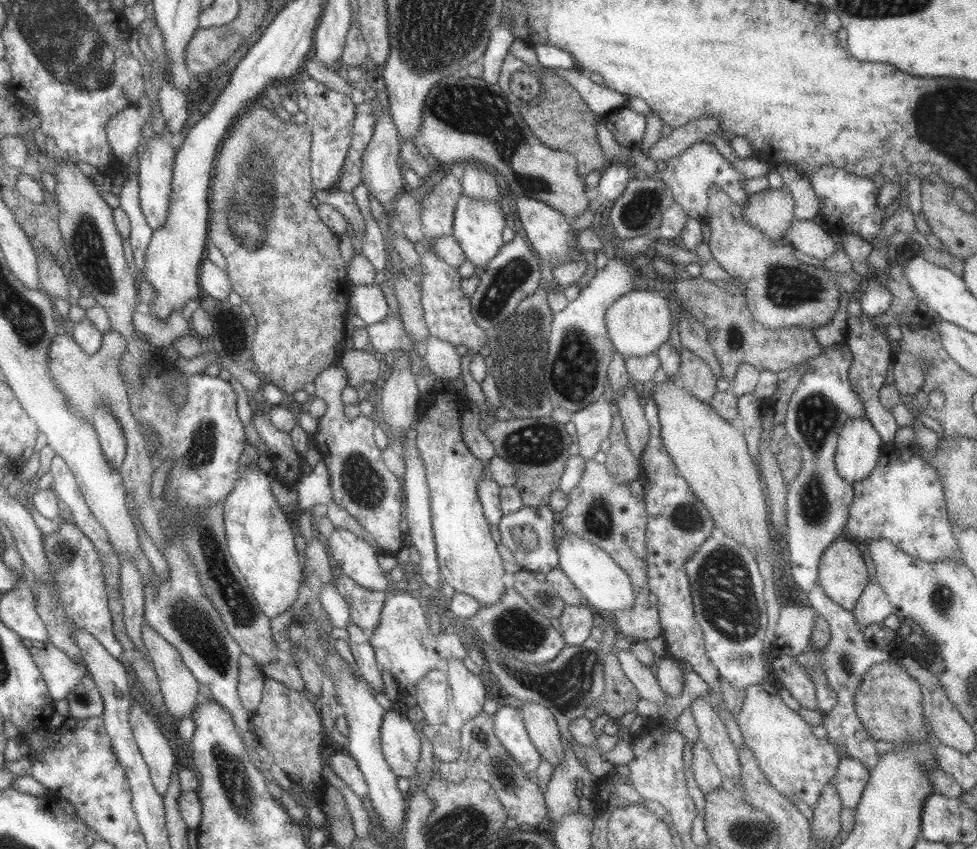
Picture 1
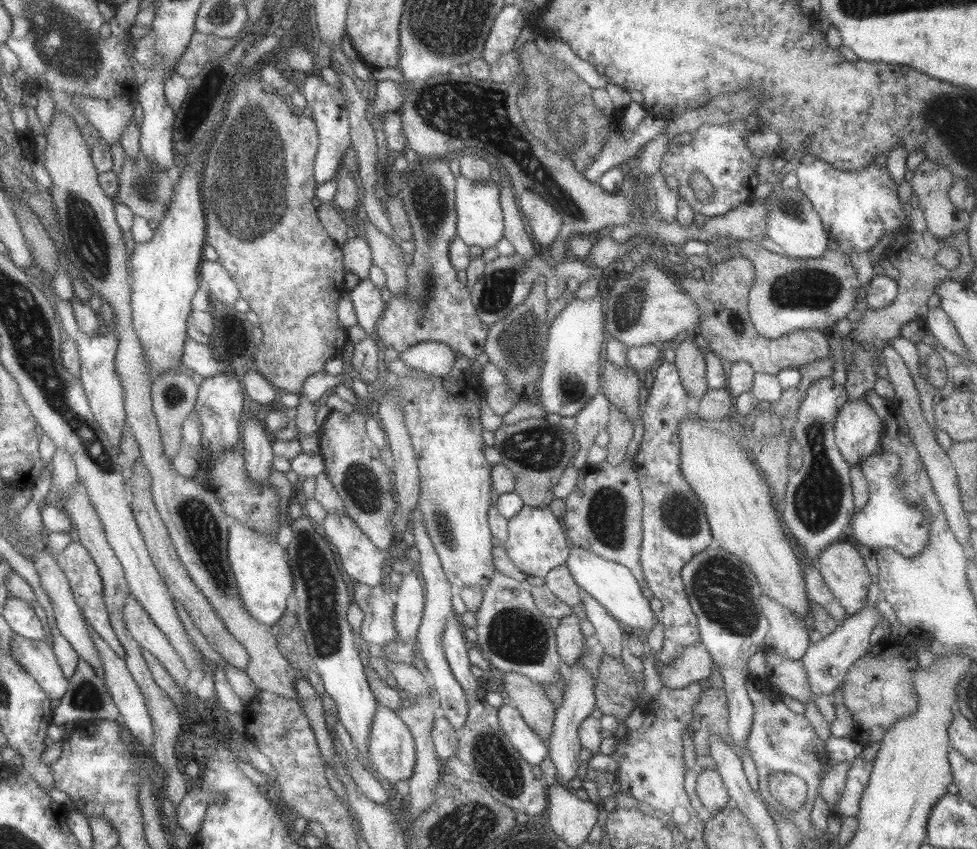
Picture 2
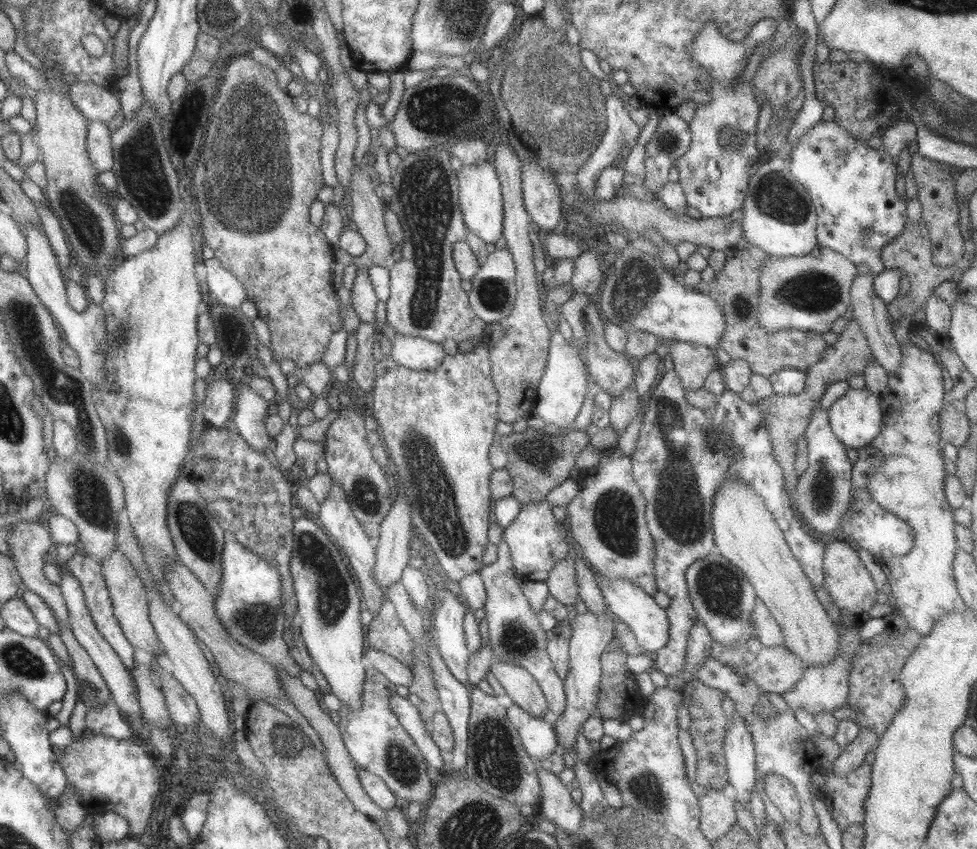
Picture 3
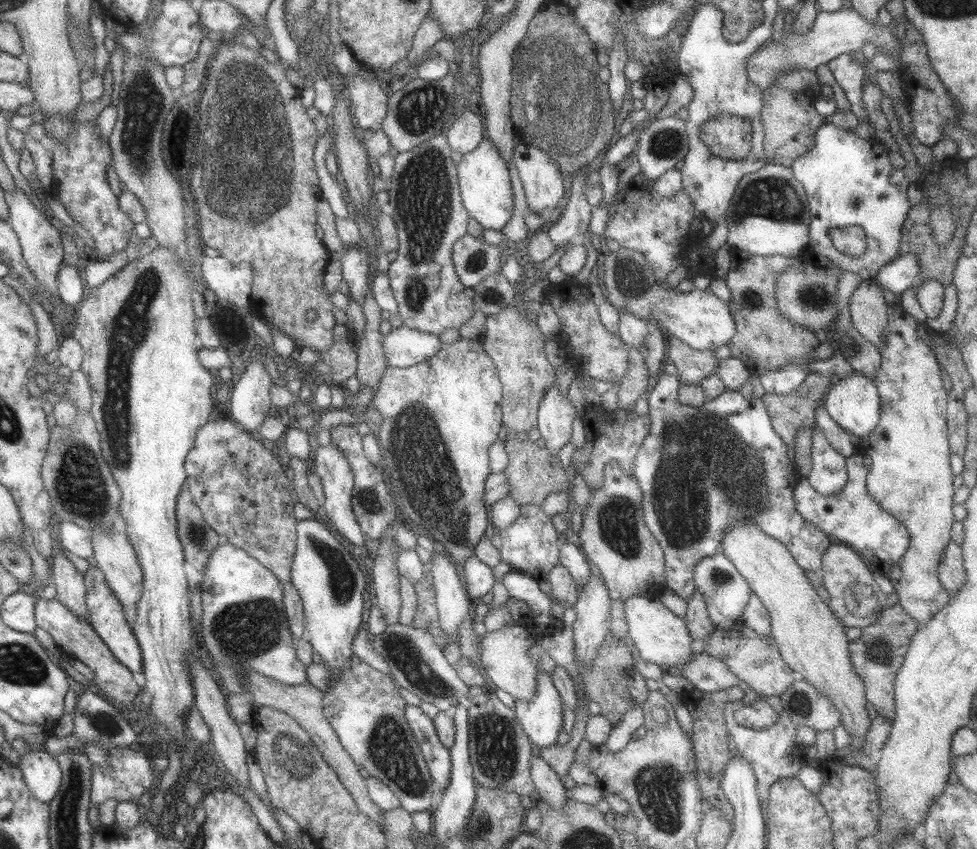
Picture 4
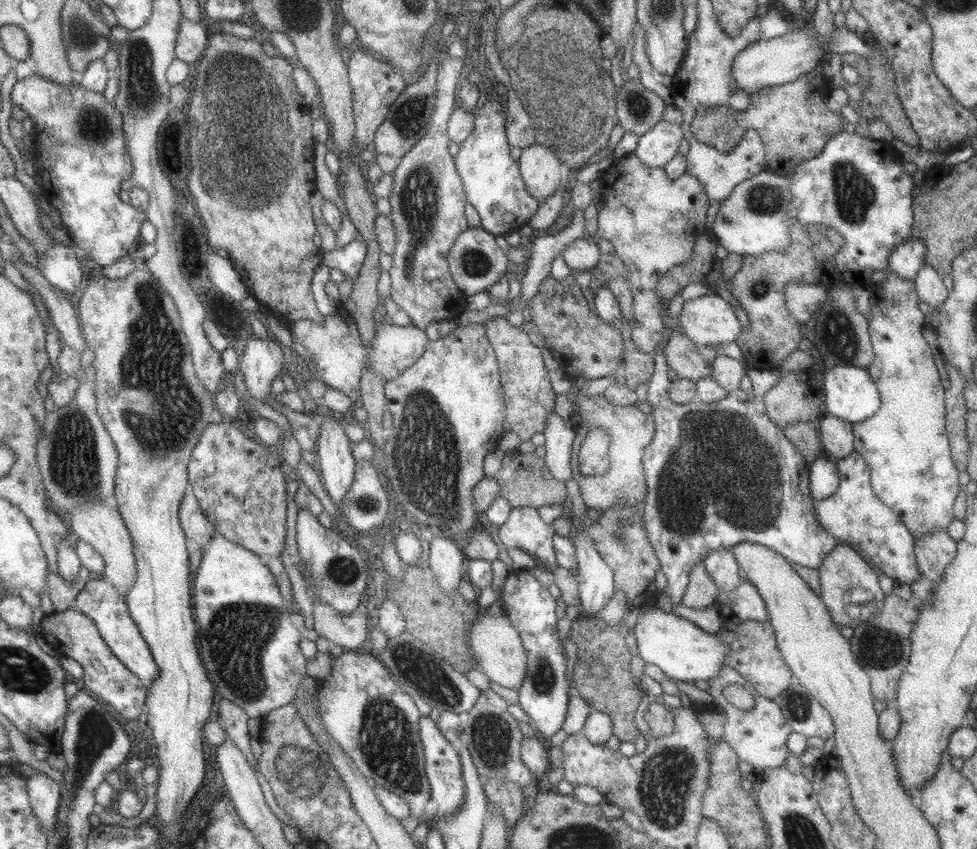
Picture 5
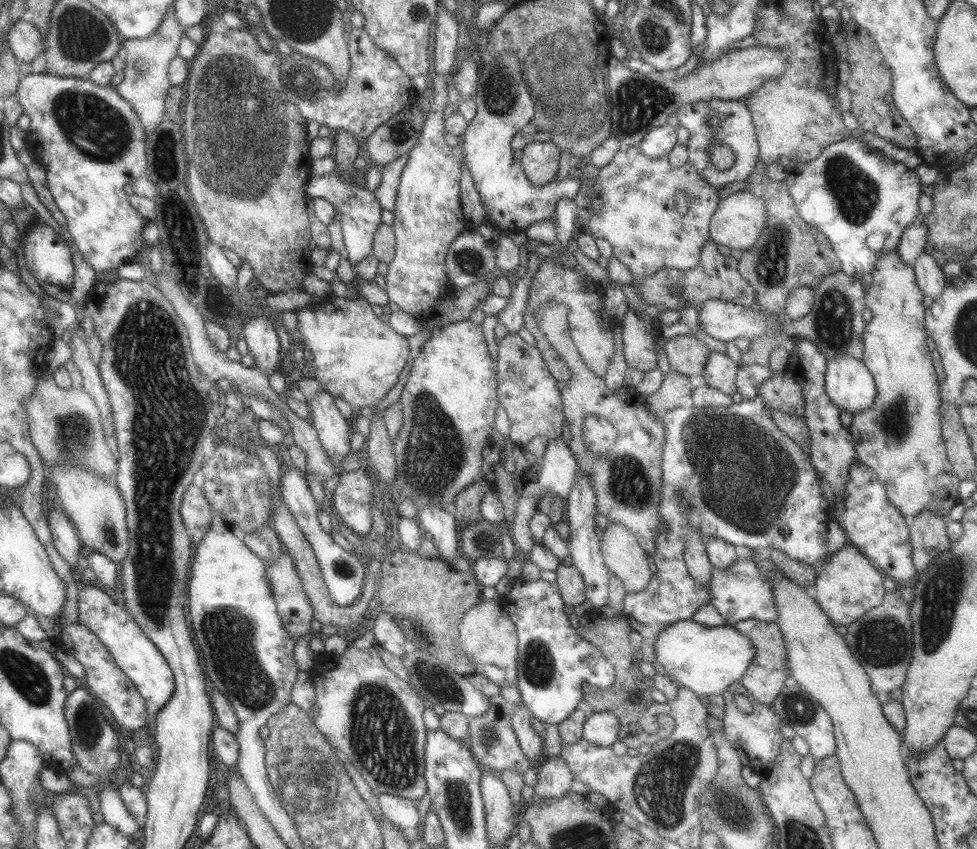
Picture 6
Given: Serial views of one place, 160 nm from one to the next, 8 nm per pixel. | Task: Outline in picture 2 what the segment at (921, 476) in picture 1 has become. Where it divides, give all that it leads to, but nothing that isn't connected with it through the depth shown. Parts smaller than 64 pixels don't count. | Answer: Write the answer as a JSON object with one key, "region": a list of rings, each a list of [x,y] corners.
{"region":[[[879,444],[874,453],[859,464],[868,484],[868,499],[861,509],[850,516],[849,529],[846,530],[846,533],[852,536],[859,545],[867,546],[873,552],[876,552],[879,548],[893,548],[901,556],[911,557],[917,556],[927,546],[930,522],[926,519],[922,508],[919,505],[908,503],[898,489],[896,485],[896,472],[899,470],[900,465],[898,458],[900,456],[896,455],[896,452],[883,444]]]}

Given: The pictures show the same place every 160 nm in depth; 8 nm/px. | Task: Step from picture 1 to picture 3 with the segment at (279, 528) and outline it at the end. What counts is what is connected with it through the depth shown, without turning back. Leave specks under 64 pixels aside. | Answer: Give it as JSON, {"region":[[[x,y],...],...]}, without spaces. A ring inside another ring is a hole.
{"region":[[[240,386],[233,422],[238,435],[251,448],[261,453],[273,443],[272,438],[266,433],[264,425],[267,407],[268,401],[255,394],[248,386]],[[226,537],[222,550],[222,575],[219,591],[213,597],[215,616],[231,640],[257,652],[274,668],[287,676],[299,677],[301,668],[290,657],[290,649],[283,641],[286,618],[281,601],[282,578],[272,564],[264,561],[231,537]]]}

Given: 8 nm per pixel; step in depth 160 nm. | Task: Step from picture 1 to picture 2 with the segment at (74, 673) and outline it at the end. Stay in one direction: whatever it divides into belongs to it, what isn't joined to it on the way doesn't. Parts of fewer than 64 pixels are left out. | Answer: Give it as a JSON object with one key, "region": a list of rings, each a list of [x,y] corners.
{"region":[[[15,634],[11,642],[15,660],[39,681],[53,700],[62,699],[70,687],[70,680],[63,674],[50,640],[29,640]]]}

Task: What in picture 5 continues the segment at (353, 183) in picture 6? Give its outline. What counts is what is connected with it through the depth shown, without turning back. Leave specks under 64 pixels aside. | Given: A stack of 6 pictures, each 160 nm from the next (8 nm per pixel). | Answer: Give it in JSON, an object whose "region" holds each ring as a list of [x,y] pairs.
{"region":[[[358,234],[343,248],[339,248],[339,250],[335,248],[333,252],[322,252],[321,264],[329,266],[329,269],[339,270],[344,277],[354,281],[363,265],[365,256],[366,244],[362,236]]]}

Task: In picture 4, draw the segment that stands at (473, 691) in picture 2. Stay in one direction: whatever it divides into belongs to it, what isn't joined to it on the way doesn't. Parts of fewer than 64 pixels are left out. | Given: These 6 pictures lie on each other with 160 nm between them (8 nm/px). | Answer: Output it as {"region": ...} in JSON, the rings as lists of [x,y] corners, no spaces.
{"region":[[[447,554],[443,556],[437,555],[435,557],[428,577],[433,584],[439,627],[443,629],[445,641],[447,641],[447,644],[443,645],[442,654],[445,656],[447,663],[454,668],[455,664],[462,657],[461,652],[459,652],[459,632],[457,631],[463,618],[472,611],[474,601],[469,600],[466,596],[466,590],[460,575],[460,567],[453,564]]]}

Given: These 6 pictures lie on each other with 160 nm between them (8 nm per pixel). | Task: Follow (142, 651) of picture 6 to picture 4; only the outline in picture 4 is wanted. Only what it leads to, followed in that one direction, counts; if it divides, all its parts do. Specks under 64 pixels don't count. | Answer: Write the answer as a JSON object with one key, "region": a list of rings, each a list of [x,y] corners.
{"region":[[[89,566],[84,575],[87,586],[87,608],[91,612],[91,625],[95,629],[95,635],[99,636],[103,644],[107,645],[111,655],[121,665],[131,673],[138,673],[139,670],[142,670],[142,650],[139,649],[138,638],[135,638],[123,613],[122,602],[119,602],[113,590],[107,585],[102,569]]]}

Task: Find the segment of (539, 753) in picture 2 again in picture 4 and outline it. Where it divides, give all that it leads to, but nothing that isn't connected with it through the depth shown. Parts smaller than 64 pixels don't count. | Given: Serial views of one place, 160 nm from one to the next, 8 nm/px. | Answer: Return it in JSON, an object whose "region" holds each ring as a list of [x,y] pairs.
{"region":[[[537,669],[537,686],[533,700],[527,702],[515,700],[514,706],[514,717],[517,719],[517,723],[521,725],[523,733],[527,735],[527,739],[532,746],[536,746],[541,750],[556,745],[557,736],[562,731],[561,709],[563,705],[558,690],[551,682],[550,675],[547,675],[545,671],[541,671],[541,669]]]}

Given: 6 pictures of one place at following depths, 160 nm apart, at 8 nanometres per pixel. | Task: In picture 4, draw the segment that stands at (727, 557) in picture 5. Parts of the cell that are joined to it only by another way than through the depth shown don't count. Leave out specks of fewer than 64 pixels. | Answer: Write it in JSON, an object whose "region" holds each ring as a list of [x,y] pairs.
{"region":[[[721,552],[702,558],[692,570],[694,589],[705,601],[707,617],[716,629],[729,631],[739,624],[743,607],[752,594],[747,581],[737,572],[732,562]]]}

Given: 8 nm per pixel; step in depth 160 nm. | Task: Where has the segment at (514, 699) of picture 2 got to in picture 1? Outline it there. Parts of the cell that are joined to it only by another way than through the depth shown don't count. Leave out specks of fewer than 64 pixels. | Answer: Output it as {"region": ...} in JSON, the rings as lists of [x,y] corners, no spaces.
{"region":[[[533,702],[522,703],[518,710],[529,741],[537,749],[540,758],[553,768],[561,764],[564,749],[561,747],[560,733],[551,711]]]}

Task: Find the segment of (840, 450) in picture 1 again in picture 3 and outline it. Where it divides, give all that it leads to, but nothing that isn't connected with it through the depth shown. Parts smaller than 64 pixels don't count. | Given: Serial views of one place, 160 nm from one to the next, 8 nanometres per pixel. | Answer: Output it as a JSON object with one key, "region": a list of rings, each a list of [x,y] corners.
{"region":[[[847,388],[828,408],[828,421],[835,435],[846,448],[858,450],[871,444],[882,425],[881,397],[862,389]]]}

